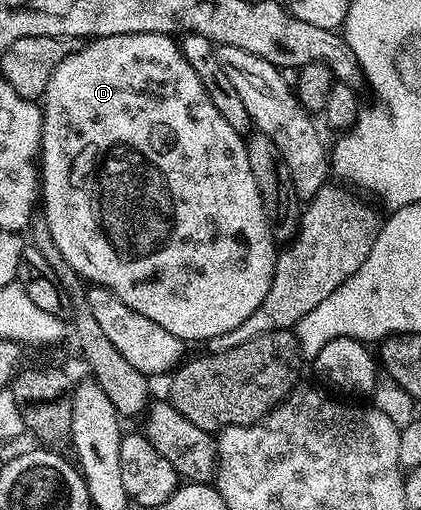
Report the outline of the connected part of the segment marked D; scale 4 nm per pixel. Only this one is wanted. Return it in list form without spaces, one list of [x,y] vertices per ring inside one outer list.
[[[124,33],[120,37],[93,38],[79,47],[82,48],[71,50],[68,58],[56,67],[40,103],[40,207],[46,210],[44,218],[52,233],[52,241],[56,241],[56,249],[64,253],[64,261],[68,261],[87,284],[112,289],[128,309],[144,313],[148,321],[156,321],[156,325],[168,329],[168,333],[177,339],[209,341],[212,337],[220,337],[220,333],[236,329],[236,325],[244,325],[244,321],[260,309],[260,301],[268,297],[276,258],[276,244],[270,236],[260,189],[256,189],[252,169],[248,169],[246,139],[220,117],[216,105],[212,105],[212,97],[204,93],[200,77],[196,77],[192,65],[188,65],[177,38],[160,33]]]

